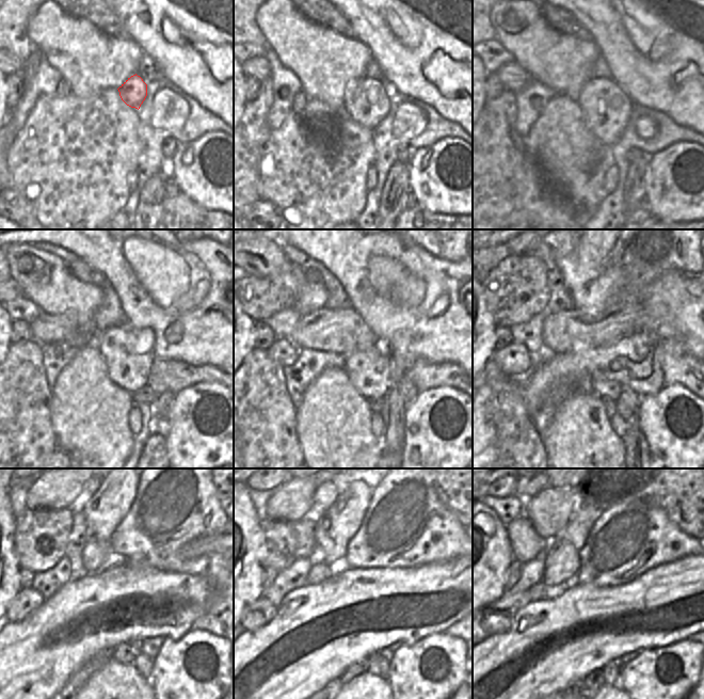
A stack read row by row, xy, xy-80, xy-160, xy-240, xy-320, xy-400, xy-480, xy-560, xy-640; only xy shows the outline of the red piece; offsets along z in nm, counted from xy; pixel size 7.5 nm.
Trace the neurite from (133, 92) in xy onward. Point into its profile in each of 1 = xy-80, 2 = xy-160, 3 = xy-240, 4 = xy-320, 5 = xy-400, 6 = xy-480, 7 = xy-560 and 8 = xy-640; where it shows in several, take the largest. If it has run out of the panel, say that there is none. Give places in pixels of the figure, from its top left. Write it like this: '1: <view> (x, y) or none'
1: xy-80 (367, 104)
2: xy-160 (606, 108)
3: xy-240 (128, 352)
4: xy-320 (369, 371)
5: xy-400 (602, 387)
6: xy-480 (134, 646)
7: xy-560 (374, 658)
8: xy-640 (612, 677)

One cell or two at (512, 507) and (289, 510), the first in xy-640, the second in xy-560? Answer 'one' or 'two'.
two

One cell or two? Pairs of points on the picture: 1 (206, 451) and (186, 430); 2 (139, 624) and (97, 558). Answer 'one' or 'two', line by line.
1: one
2: two

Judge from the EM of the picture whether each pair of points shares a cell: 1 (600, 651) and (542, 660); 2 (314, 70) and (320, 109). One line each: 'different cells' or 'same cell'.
1: same cell
2: different cells

